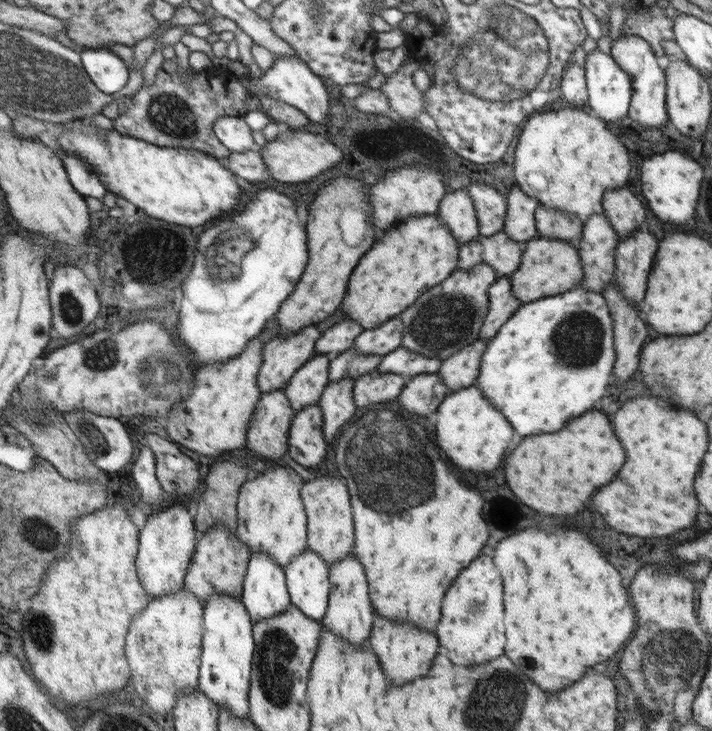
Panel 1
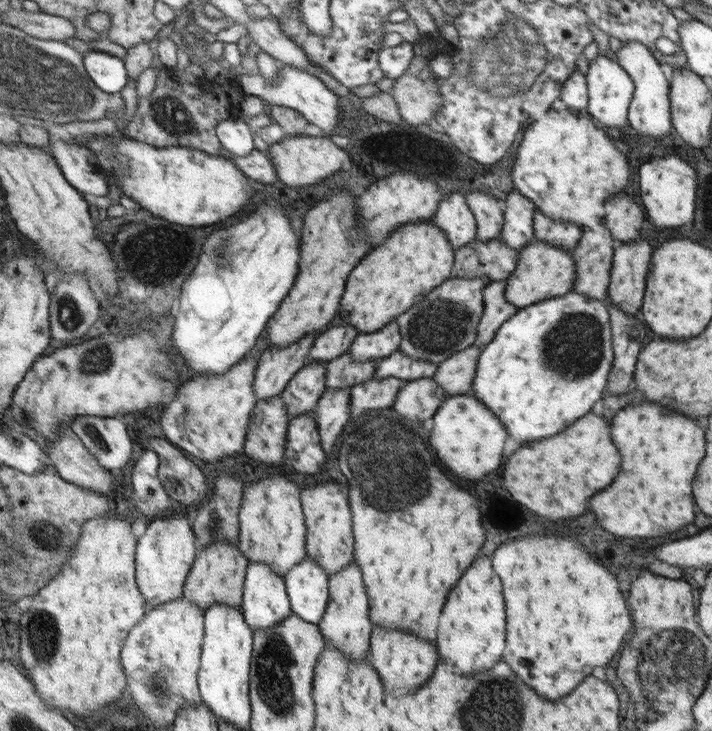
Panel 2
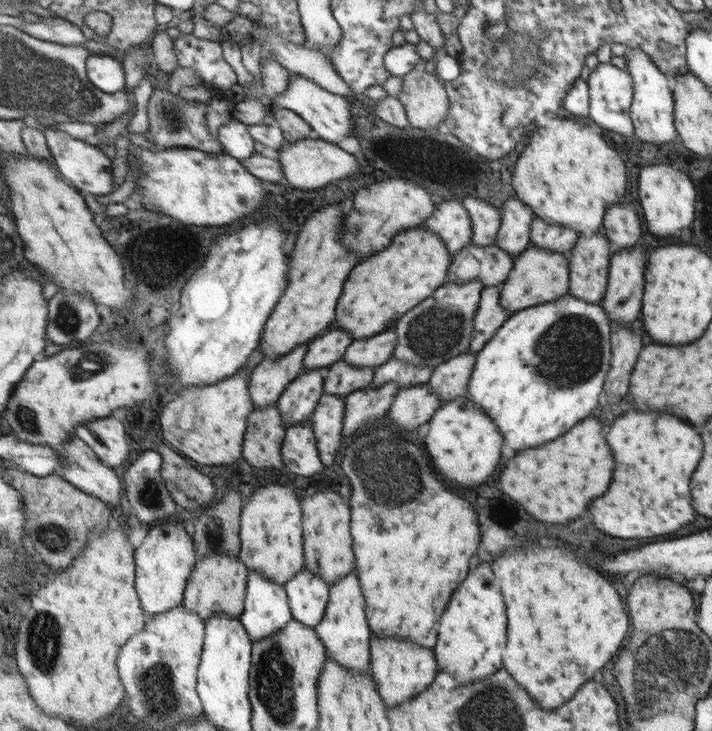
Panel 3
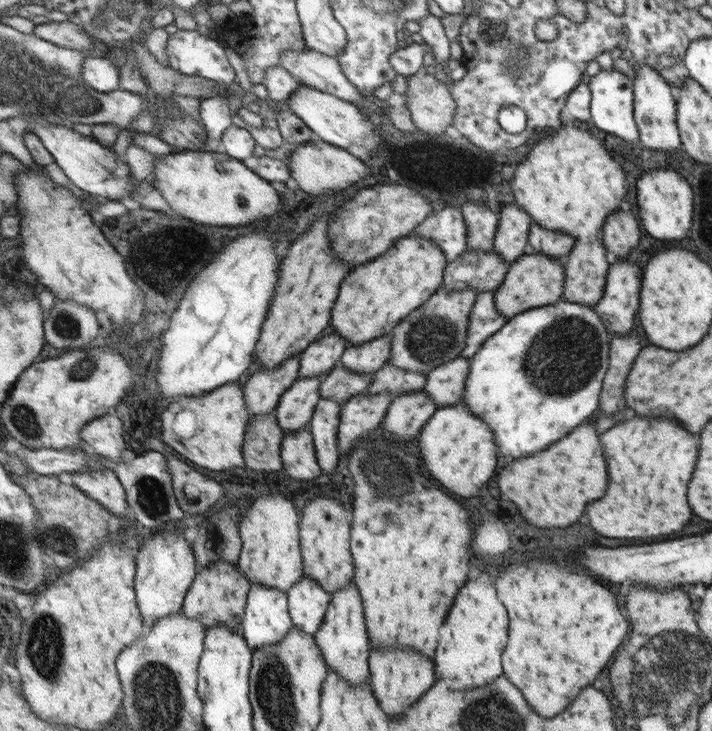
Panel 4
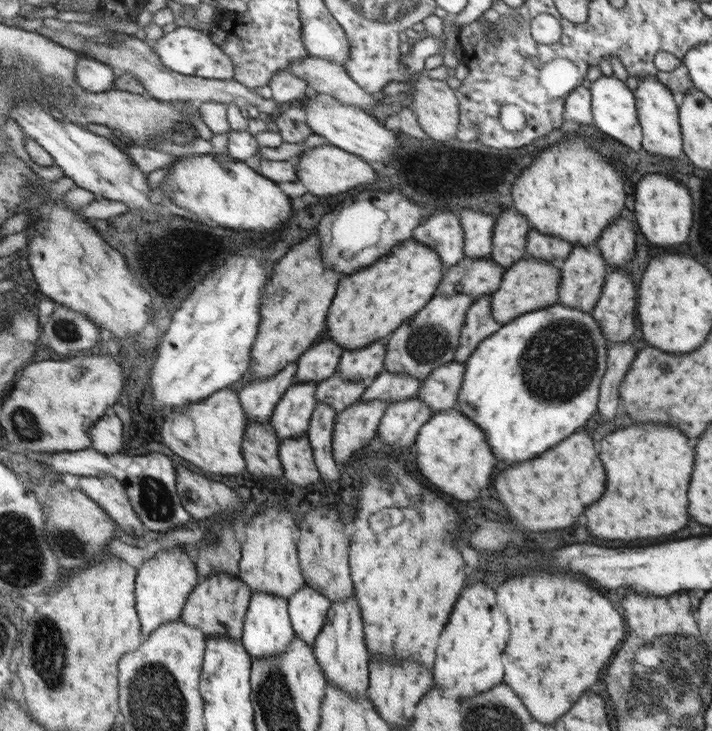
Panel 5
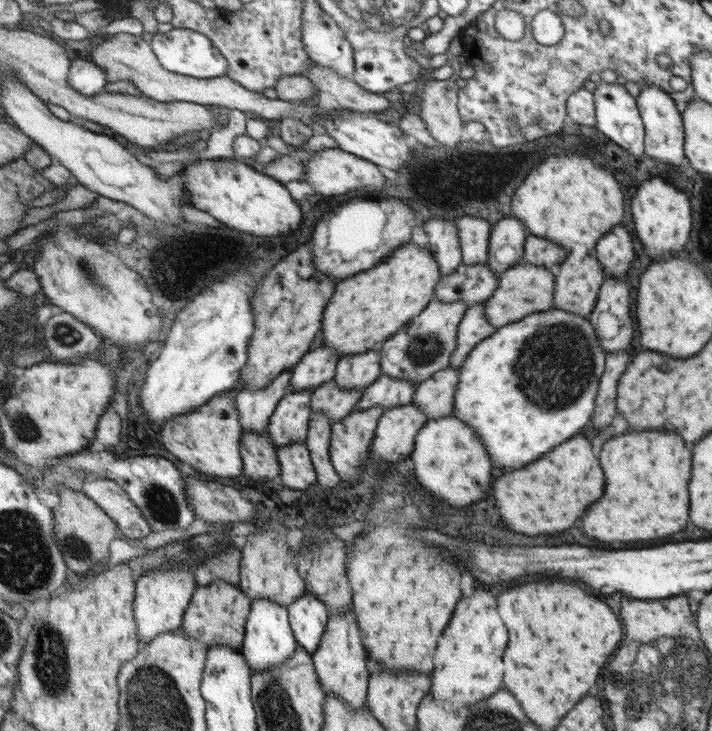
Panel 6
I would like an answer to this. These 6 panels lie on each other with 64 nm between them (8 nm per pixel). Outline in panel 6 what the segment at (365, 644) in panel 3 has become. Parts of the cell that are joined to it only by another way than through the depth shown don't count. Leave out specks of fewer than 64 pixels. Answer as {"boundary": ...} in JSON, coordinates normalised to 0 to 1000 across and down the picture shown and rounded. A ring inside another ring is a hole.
{"boundary":[[[492,832],[483,840],[472,840],[472,837],[465,840],[463,855],[441,900],[444,917],[449,922],[449,933],[455,936],[461,951],[478,952],[480,958],[486,958],[489,969],[494,971],[503,971],[514,964],[514,947],[520,941],[520,930],[514,917],[514,892],[506,876],[506,859],[497,832]]]}

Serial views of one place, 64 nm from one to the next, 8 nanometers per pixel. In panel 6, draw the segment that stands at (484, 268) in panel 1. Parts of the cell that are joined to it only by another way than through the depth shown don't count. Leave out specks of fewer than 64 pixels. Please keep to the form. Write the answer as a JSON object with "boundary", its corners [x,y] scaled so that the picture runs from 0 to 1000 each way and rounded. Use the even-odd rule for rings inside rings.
{"boundary":[[[649,412],[605,413],[587,434],[579,435],[567,445],[560,456],[537,468],[535,512],[548,517],[573,520],[586,529],[593,521],[607,516],[607,512],[629,503],[635,498],[635,483],[643,471],[645,443],[656,423],[657,419]]]}

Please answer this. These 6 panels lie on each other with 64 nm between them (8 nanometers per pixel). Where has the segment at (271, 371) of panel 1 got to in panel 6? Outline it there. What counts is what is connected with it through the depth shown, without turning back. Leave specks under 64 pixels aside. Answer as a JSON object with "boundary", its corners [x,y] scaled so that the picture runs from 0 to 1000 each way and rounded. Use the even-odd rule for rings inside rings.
{"boundary":[[[413,505],[402,506],[371,534],[343,534],[334,539],[337,575],[346,591],[371,594],[379,587],[382,570],[407,536]]]}

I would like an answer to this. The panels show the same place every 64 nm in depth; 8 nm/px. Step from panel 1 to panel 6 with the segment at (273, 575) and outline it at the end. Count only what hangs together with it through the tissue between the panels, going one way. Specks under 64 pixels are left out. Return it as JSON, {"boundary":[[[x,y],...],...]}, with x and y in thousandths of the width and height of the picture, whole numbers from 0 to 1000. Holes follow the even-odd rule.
{"boundary":[[[379,818],[357,821],[341,886],[346,900],[348,900],[348,908],[354,911],[357,921],[399,911],[402,906],[407,906],[413,900],[419,884],[421,880],[410,856],[406,832],[390,826],[390,824],[382,824]]]}

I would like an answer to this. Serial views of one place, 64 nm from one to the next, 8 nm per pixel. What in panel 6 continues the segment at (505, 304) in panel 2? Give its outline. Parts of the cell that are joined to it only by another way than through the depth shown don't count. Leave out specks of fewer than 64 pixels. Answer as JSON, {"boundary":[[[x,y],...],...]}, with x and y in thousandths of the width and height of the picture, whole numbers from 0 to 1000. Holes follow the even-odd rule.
{"boundary":[[[681,415],[669,416],[656,423],[650,438],[646,439],[643,453],[643,471],[635,483],[635,503],[646,503],[657,483],[677,465],[687,462],[698,450],[685,440]]]}

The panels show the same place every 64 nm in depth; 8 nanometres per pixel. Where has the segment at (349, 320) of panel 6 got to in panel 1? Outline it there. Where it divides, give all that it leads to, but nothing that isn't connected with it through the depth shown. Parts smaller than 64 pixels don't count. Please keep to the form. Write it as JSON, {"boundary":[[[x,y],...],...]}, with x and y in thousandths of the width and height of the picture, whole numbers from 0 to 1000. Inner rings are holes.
{"boundary":[[[612,295],[579,298],[579,304],[562,304],[556,315],[545,315],[522,337],[517,353],[506,358],[506,369],[494,375],[494,391],[483,413],[489,435],[503,440],[510,451],[529,449],[531,443],[563,430],[573,419],[632,379],[643,358],[643,337],[635,317],[615,304]]]}

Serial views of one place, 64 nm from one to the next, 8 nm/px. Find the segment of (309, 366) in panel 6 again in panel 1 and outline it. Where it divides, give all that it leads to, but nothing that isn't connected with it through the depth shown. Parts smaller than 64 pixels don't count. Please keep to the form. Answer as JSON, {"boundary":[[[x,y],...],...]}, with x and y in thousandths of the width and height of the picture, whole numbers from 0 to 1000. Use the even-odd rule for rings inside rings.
{"boundary":[[[492,435],[469,443],[447,466],[444,483],[455,484],[455,487],[463,486],[468,491],[483,484],[483,482],[489,482],[494,477],[500,461],[510,454],[507,447],[503,440],[497,440]]]}

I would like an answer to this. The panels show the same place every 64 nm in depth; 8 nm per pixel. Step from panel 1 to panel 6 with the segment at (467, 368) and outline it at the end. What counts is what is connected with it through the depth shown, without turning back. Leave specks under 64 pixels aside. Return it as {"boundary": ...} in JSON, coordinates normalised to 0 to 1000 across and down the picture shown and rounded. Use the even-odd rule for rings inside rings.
{"boundary":[[[632,498],[584,529],[579,553],[601,569],[601,576],[636,566],[638,540],[646,520],[643,510],[646,506]]]}

